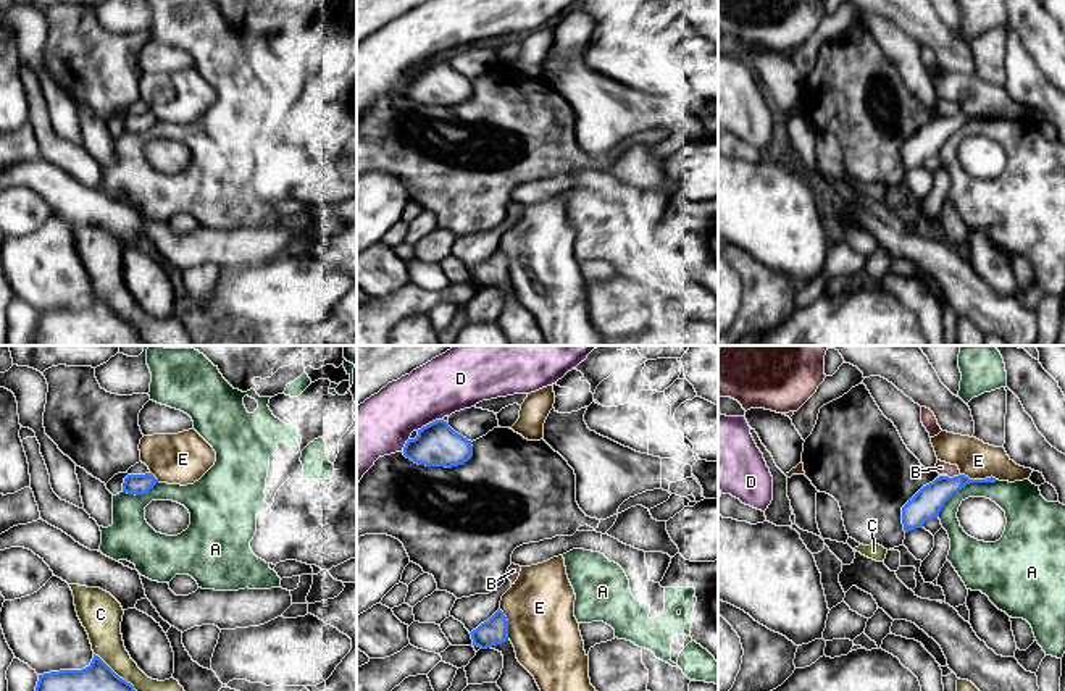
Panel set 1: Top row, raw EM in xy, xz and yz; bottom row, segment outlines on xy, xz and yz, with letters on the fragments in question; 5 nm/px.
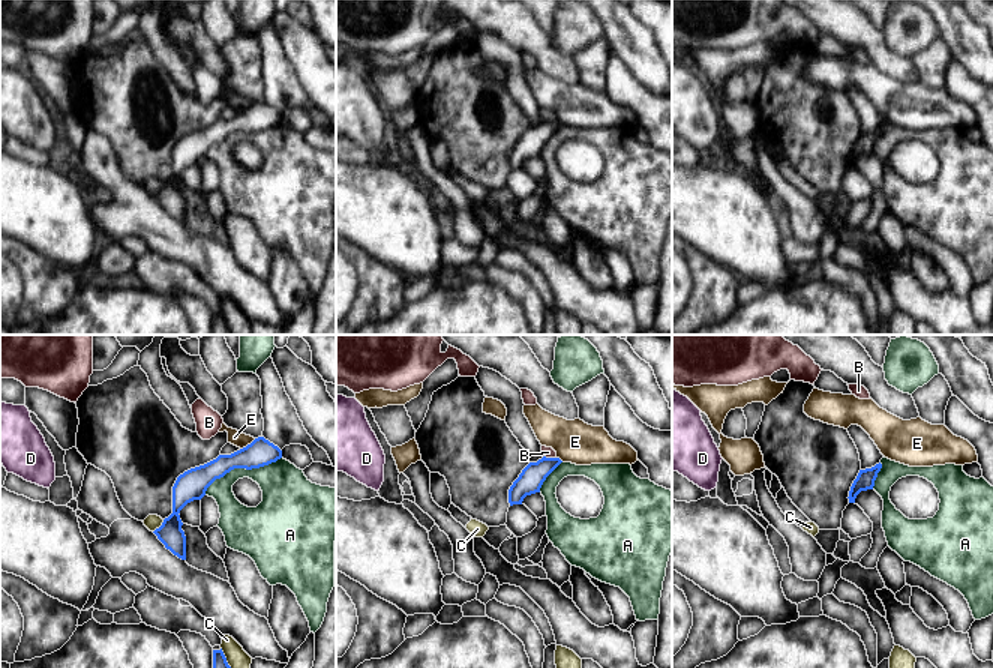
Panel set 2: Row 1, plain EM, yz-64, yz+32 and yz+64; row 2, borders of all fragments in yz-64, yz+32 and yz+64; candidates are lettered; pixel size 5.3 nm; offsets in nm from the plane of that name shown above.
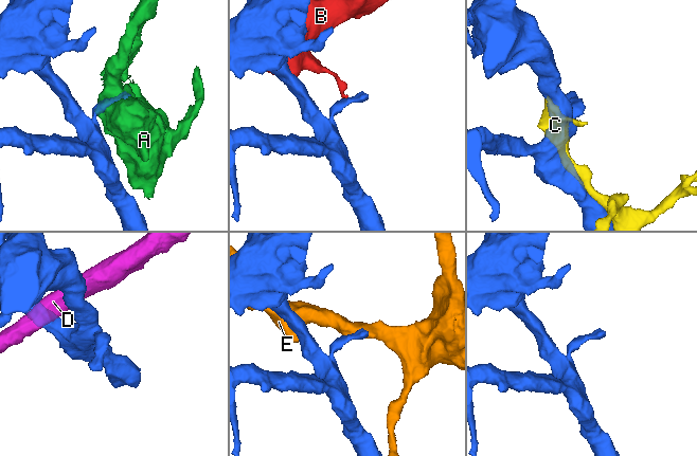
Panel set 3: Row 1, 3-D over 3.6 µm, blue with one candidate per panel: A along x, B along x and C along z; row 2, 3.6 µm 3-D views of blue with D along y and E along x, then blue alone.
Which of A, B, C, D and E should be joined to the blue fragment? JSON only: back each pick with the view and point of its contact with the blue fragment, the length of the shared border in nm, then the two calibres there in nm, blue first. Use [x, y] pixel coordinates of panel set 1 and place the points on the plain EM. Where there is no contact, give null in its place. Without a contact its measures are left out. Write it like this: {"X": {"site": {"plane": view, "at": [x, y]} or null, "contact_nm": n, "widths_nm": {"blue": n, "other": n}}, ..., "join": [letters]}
{"join": []}

